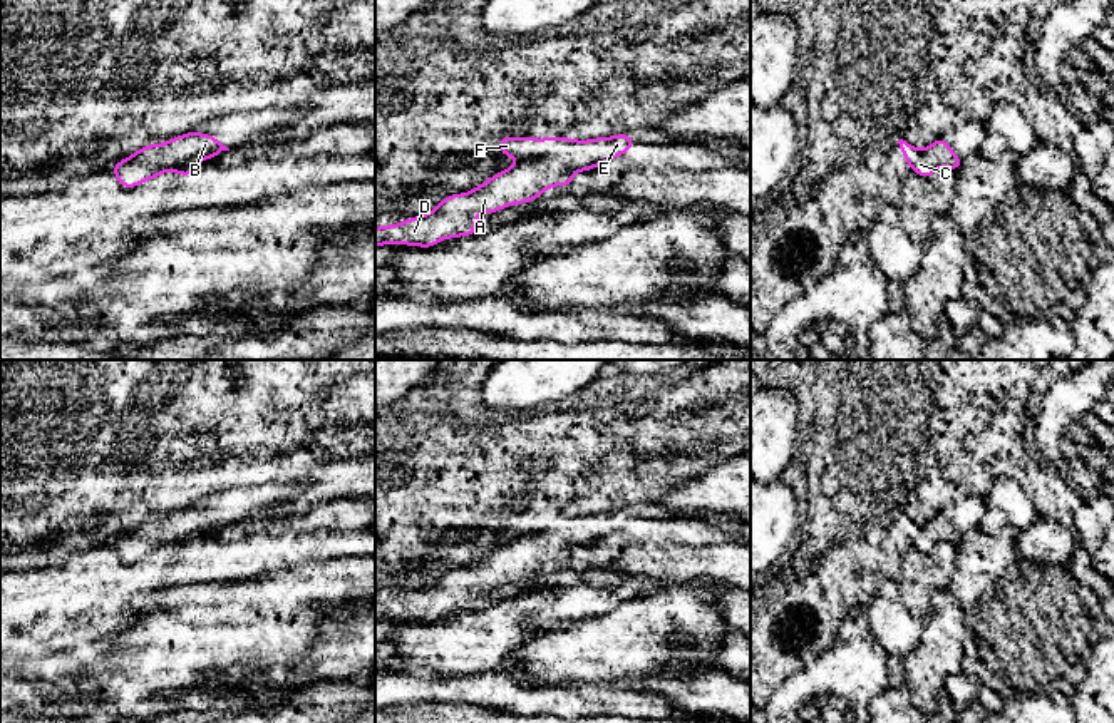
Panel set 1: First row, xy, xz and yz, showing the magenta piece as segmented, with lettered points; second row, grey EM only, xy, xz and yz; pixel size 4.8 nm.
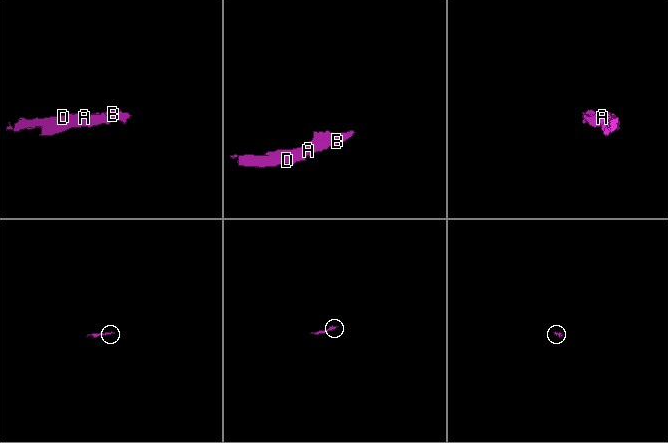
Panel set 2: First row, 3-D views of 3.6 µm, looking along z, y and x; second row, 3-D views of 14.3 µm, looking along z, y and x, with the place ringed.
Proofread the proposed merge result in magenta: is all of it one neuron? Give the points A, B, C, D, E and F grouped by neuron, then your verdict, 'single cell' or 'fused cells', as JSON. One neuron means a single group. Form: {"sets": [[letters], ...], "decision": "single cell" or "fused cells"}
{"sets": [["A", "B", "C", "D", "E", "F"]], "decision": "single cell"}

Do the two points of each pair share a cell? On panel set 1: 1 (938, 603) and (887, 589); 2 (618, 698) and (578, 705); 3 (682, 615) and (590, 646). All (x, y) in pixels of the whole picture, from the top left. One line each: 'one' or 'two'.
1: two
2: one
3: one

